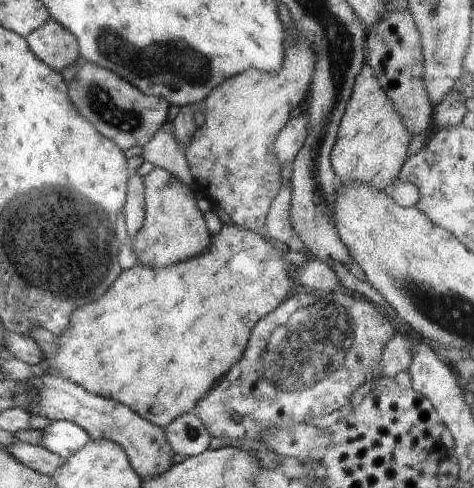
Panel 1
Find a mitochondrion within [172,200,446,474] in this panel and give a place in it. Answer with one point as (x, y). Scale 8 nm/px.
(311, 345)

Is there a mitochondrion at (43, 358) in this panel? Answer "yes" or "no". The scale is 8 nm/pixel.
no

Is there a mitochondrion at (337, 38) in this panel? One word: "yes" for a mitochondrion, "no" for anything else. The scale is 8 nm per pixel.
yes

